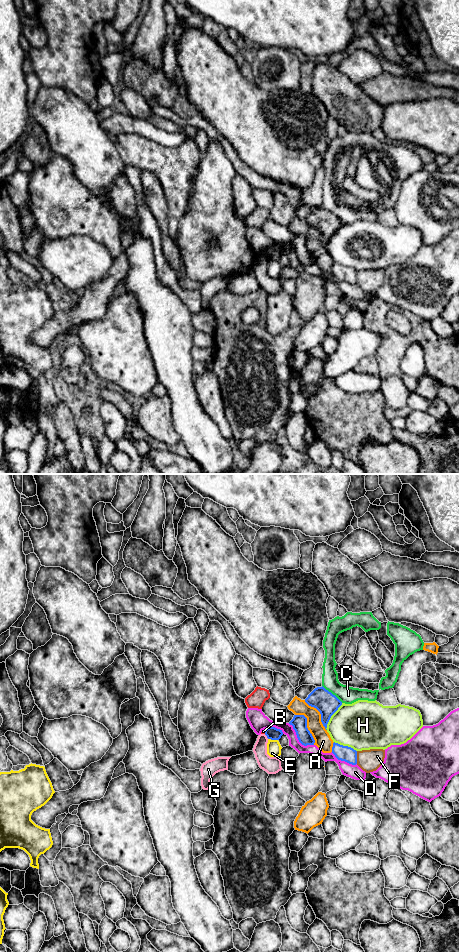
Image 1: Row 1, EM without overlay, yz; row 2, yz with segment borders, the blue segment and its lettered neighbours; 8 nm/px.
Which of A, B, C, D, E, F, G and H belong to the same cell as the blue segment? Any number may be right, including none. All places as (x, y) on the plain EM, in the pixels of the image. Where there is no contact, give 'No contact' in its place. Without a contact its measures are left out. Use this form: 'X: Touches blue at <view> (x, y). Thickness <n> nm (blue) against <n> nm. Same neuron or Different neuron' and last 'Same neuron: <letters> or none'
A: Touches blue at yz (306, 246). Thickness 130 nm (blue) against 140 nm. Different neuron
B: Touches blue at yz (265, 251). Thickness 100 nm (blue) against 30 nm. Different neuron
C: Touches blue at yz (331, 213). Thickness 180 nm (blue) against 140 nm. Different neuron
D: Touches blue at yz (298, 259). Thickness 130 nm (blue) against 90 nm. Different neuron
E: Touches blue at yz (273, 259). Thickness 100 nm (blue) against 110 nm. Different neuron
F: Touches blue at yz (356, 277). Thickness 130 nm (blue) against 180 nm. Different neuron
G: Touches blue at yz (266, 255). Thickness 100 nm (blue) against 140 nm. Different neuron
H: Touches blue at yz (331, 235). Thickness 180 nm (blue) against 380 nm. Different neuron
Same neuron: none

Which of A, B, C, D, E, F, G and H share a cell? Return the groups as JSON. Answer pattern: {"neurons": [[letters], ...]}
{"neurons": [["A"], ["B"], ["C"], ["D"], ["E"], ["F"], ["G"], ["H"]]}

